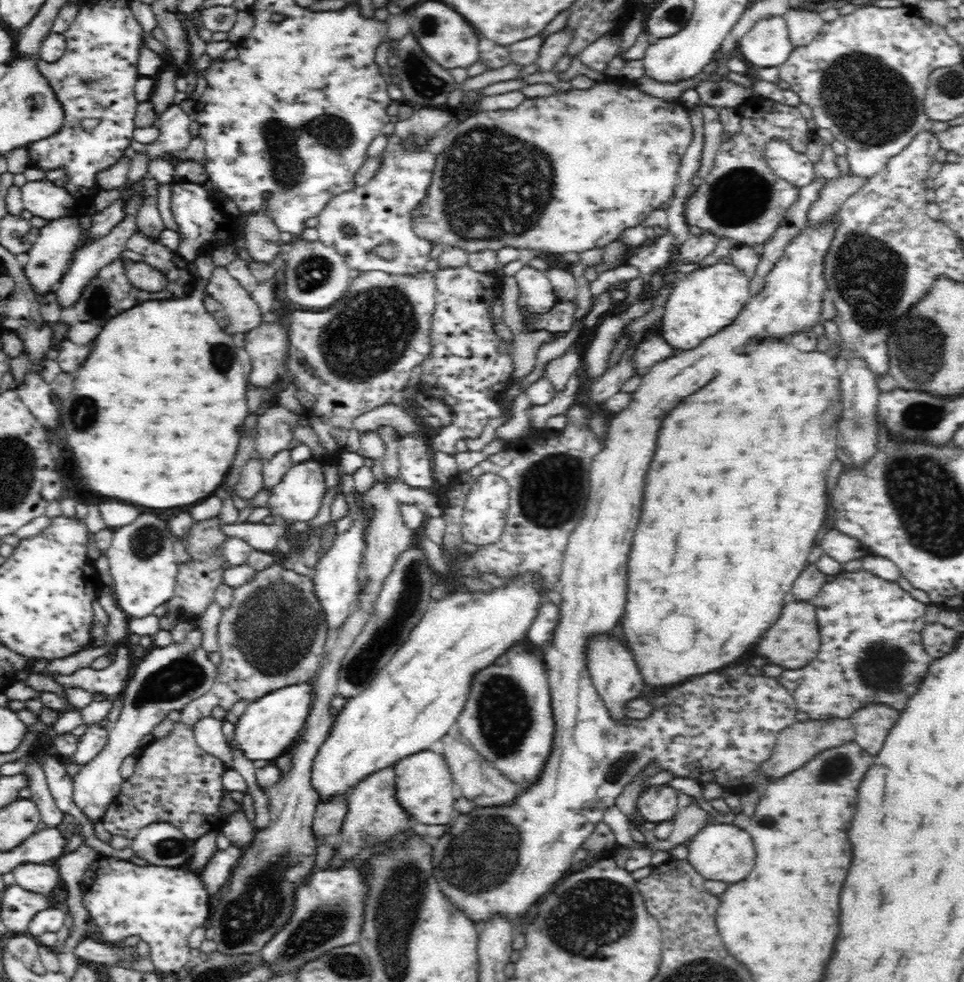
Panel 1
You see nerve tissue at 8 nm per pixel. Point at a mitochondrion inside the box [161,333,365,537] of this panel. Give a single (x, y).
(220, 355)

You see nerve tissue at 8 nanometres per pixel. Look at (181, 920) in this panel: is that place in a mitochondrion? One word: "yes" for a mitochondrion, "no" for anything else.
no

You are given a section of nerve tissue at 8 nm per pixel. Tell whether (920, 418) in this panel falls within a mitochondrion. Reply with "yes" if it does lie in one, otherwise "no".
yes

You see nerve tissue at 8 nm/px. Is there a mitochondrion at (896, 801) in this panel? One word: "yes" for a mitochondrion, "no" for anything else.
no

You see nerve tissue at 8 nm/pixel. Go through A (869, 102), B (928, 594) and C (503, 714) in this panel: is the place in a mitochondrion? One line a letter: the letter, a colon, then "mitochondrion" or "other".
A: mitochondrion
B: other
C: mitochondrion

